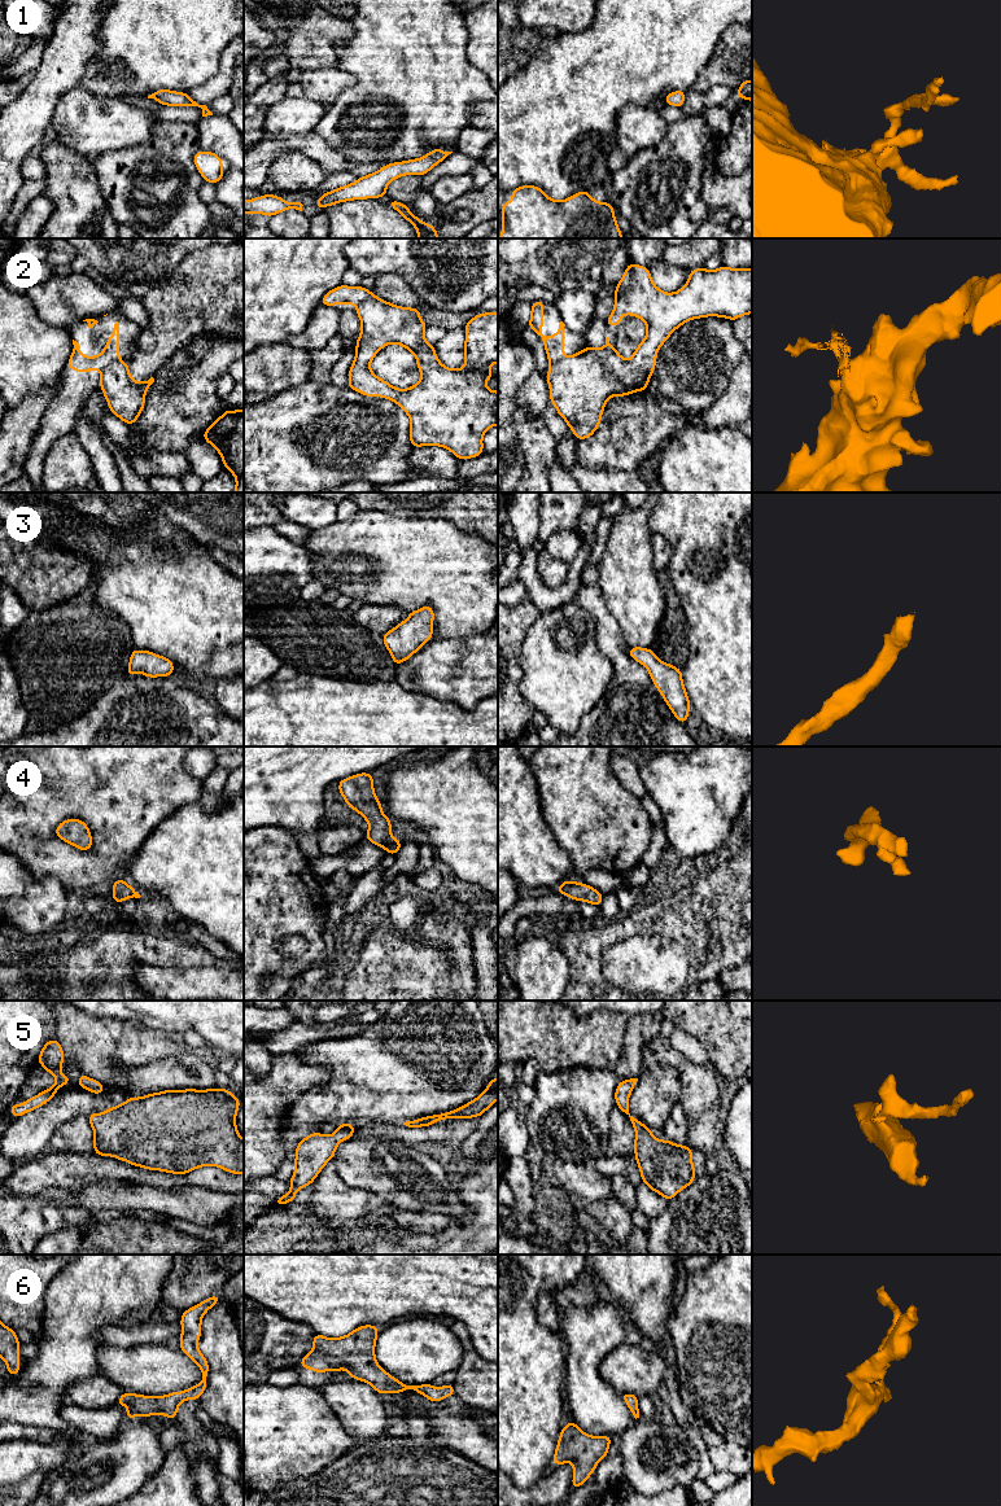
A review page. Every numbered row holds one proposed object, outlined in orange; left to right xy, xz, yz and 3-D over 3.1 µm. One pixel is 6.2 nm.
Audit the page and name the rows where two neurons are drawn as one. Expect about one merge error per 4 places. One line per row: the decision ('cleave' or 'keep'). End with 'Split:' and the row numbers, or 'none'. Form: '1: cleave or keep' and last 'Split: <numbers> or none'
1: keep
2: cleave
3: keep
4: keep
5: keep
6: keep
Split: 2

